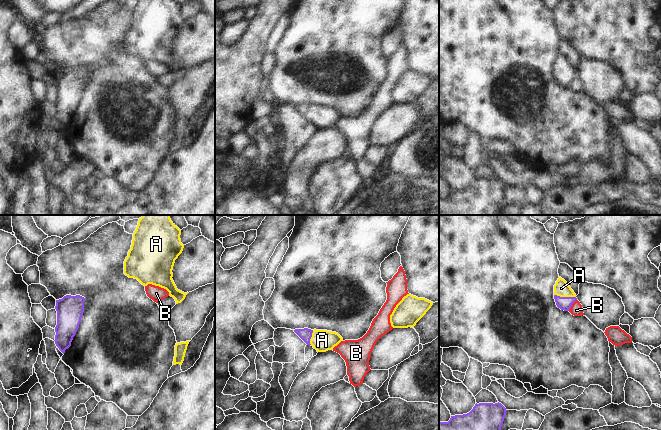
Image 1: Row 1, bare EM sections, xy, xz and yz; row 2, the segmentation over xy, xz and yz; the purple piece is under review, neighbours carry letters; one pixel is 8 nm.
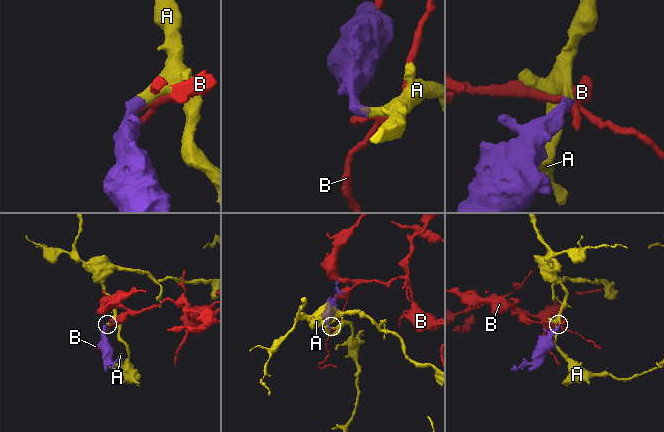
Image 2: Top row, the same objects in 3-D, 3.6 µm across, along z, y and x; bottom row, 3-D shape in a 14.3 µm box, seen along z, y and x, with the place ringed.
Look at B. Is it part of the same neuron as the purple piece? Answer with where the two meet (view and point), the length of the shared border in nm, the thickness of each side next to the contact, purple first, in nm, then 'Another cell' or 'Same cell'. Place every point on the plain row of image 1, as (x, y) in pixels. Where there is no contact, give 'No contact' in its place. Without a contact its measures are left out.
Touches purple at yz (571, 81). Shared border 120 nm. Thickness 110 nm (purple) against 100 nm. Another cell

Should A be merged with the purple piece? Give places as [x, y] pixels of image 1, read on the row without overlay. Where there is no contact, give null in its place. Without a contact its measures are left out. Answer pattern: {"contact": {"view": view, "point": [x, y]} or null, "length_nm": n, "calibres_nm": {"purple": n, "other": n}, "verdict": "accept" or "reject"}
{"contact": {"view": "yz", "point": [565, 73]}, "length_nm": 180, "calibres_nm": {"purple": 110, "other": 120}, "verdict": "accept"}

